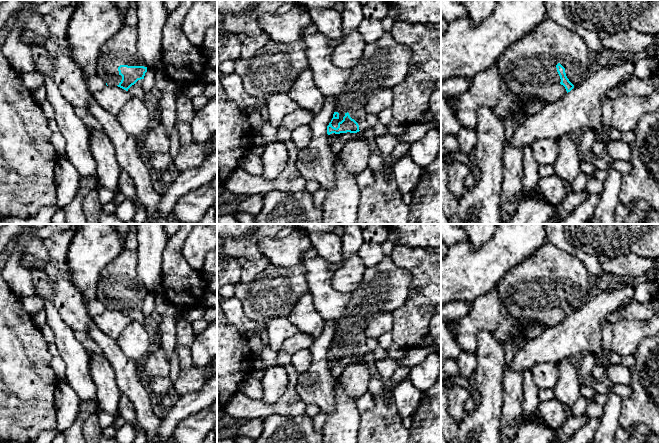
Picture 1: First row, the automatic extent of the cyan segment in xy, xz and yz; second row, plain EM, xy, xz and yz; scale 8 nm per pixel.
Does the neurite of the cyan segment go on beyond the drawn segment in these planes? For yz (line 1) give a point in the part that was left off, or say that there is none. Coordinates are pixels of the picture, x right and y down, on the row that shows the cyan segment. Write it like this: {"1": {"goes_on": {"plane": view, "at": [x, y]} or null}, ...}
{"1": {"goes_on": {"plane": "yz", "at": [528, 66]}}}

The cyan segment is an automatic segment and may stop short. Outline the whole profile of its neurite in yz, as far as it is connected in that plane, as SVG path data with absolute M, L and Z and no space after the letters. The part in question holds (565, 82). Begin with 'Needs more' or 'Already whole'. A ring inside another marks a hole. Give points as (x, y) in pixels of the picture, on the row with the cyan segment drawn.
Needs more. M550 18L513 43L496 64L508 91L538 95L547 102L561 99L596 69L593 53L586 42L578 34Z

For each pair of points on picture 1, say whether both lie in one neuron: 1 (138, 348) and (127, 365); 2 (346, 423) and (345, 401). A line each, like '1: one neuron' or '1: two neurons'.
1: two neurons
2: one neuron

